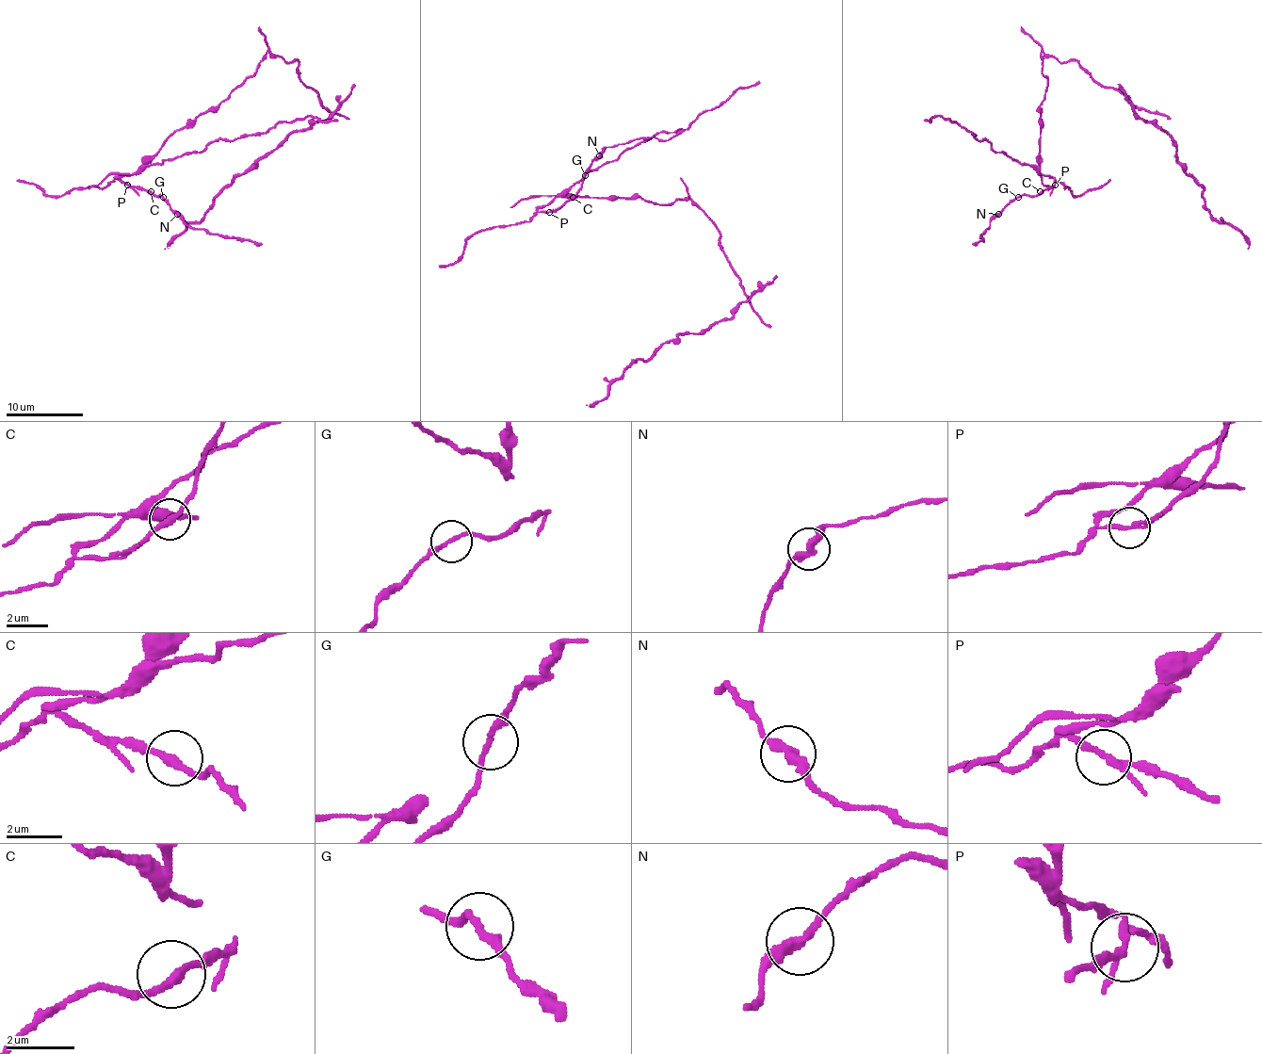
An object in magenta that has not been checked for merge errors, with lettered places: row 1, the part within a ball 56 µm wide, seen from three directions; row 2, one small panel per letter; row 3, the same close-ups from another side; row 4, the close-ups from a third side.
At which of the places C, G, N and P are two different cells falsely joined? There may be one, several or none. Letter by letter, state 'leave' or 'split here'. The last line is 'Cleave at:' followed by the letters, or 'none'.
C: leave
G: leave
N: split here
P: split here
Cleave at: N, P

